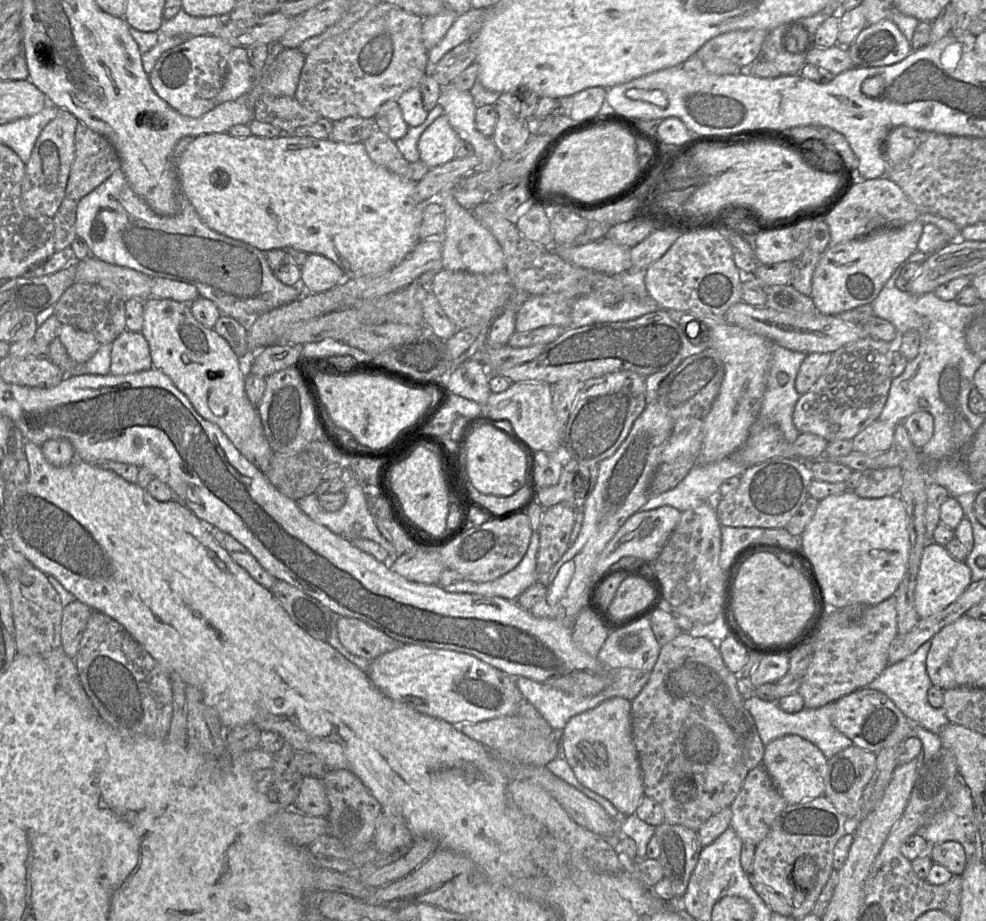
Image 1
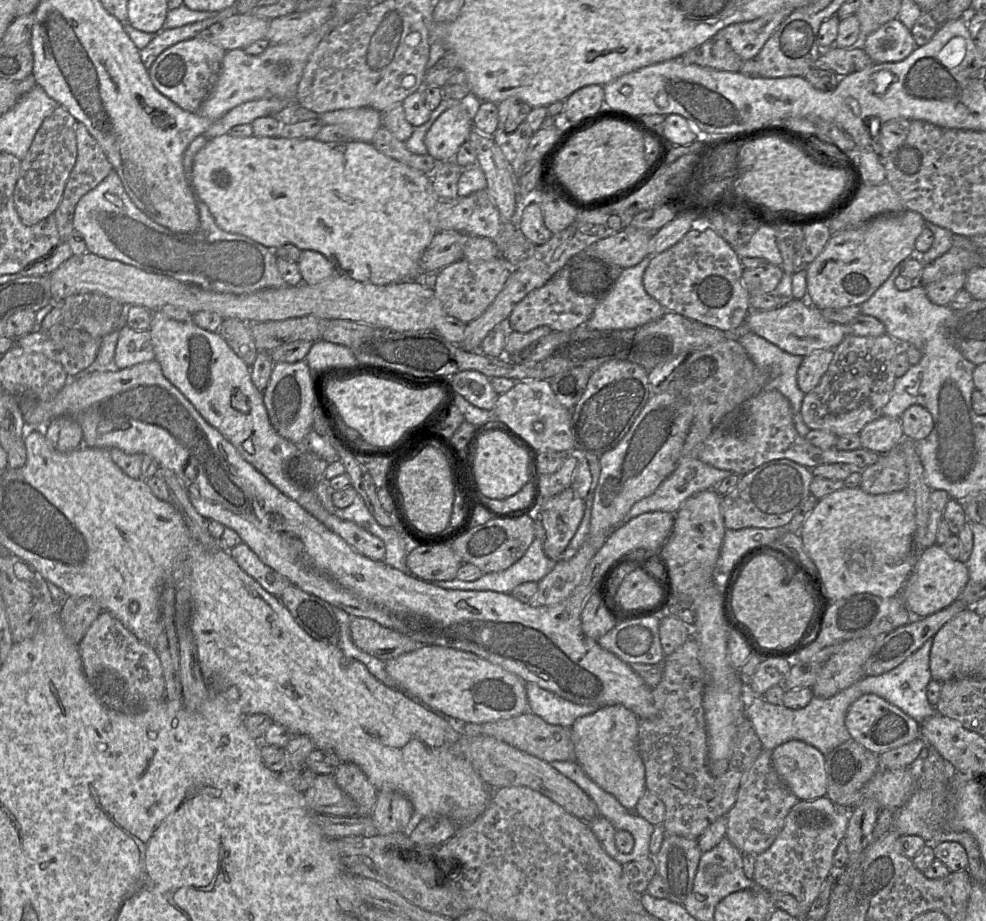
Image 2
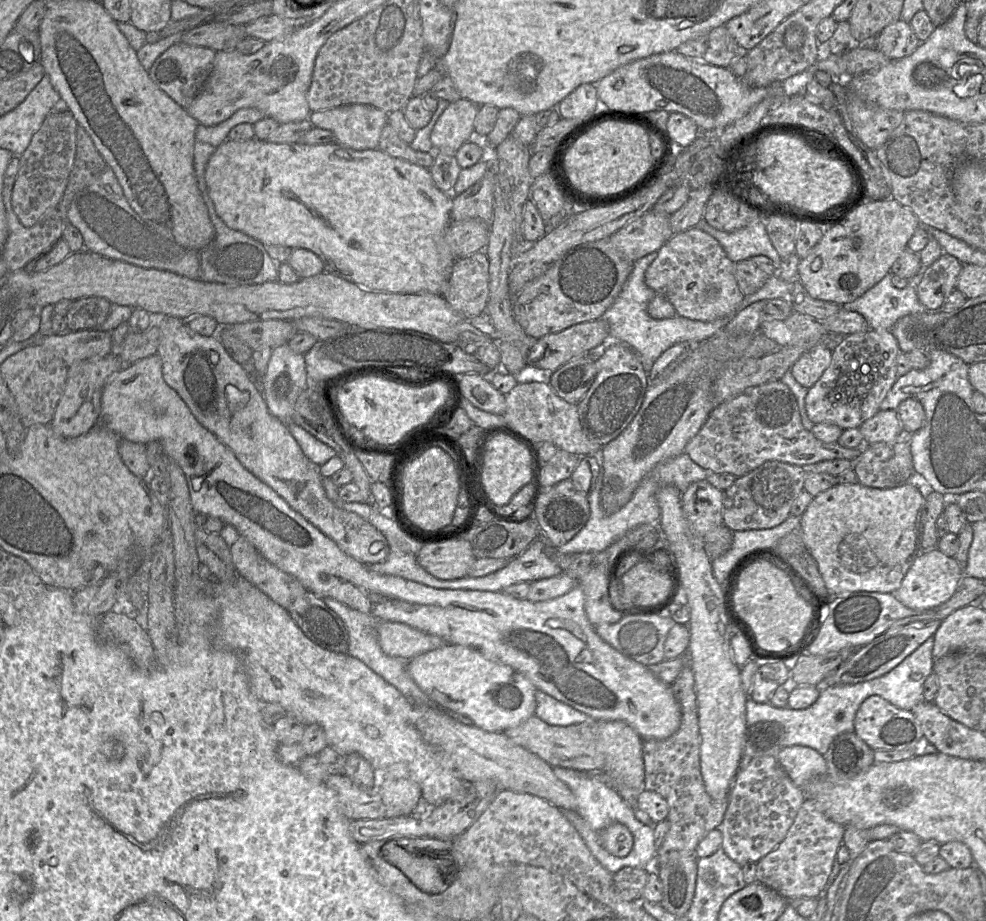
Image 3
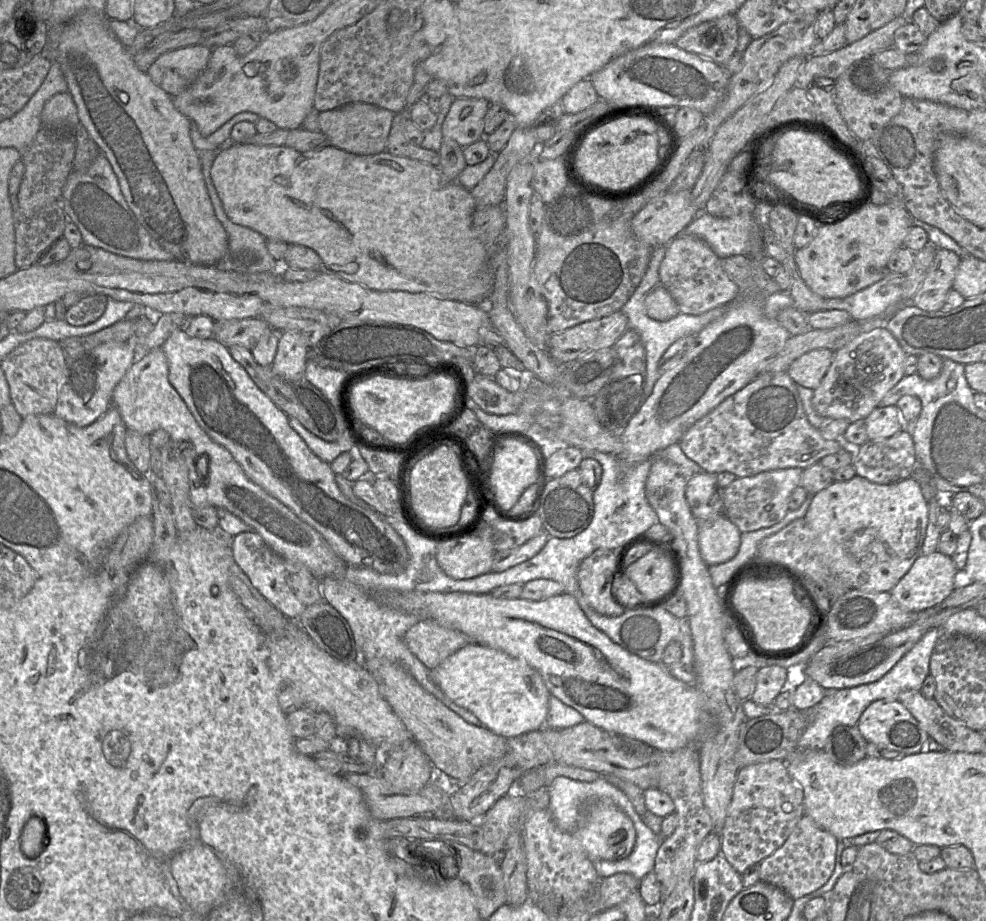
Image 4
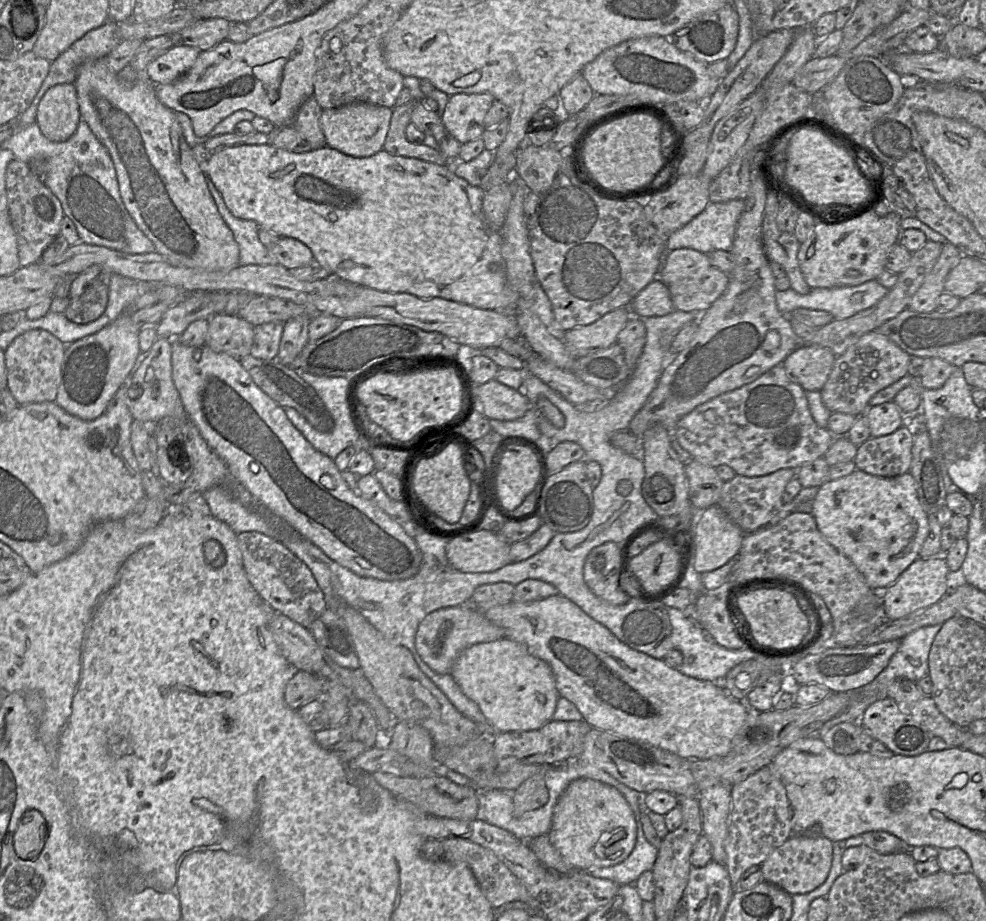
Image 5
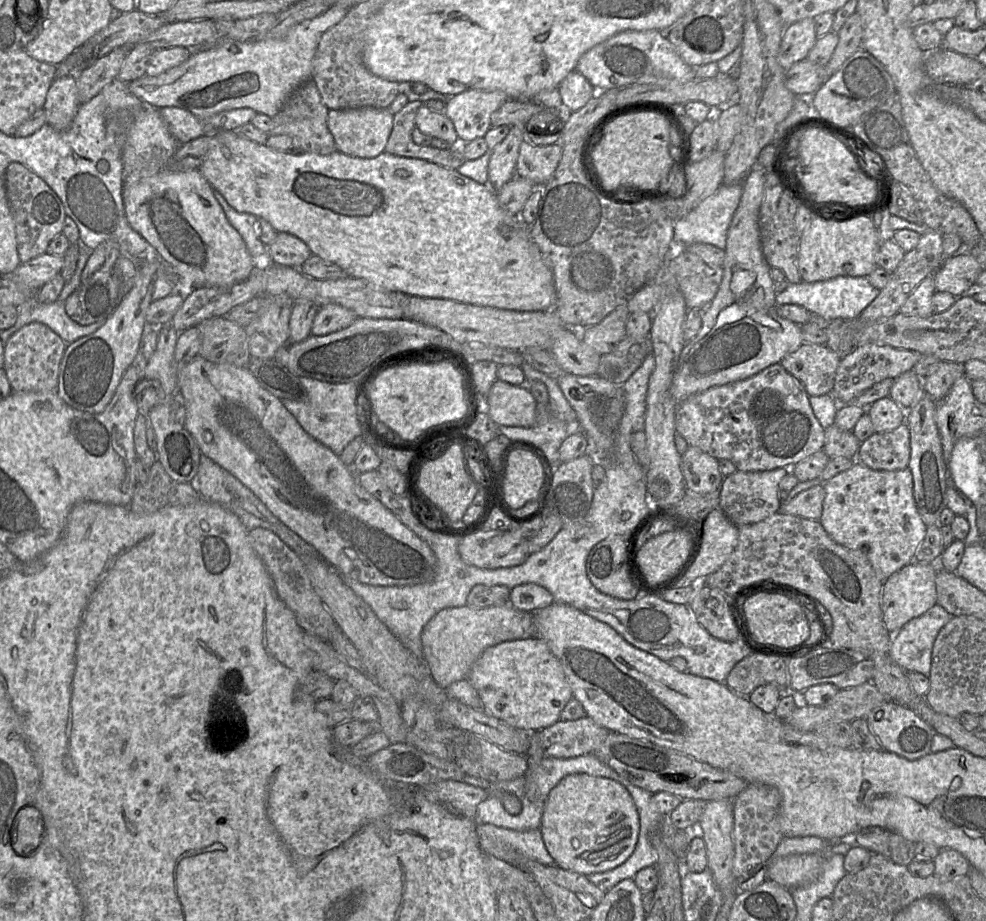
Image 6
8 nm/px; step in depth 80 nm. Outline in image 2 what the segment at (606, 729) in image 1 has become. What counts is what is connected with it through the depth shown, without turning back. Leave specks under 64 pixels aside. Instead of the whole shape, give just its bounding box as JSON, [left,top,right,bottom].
[570,705,646,811]

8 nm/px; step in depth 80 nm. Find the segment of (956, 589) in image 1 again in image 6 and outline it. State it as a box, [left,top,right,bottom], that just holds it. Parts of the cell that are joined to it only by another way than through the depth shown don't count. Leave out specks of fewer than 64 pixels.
[882,562,938,633]

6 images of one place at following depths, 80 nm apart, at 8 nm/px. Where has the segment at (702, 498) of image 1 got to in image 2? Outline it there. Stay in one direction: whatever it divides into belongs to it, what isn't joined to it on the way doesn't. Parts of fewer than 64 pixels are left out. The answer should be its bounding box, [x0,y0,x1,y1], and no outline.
[623,458,732,523]

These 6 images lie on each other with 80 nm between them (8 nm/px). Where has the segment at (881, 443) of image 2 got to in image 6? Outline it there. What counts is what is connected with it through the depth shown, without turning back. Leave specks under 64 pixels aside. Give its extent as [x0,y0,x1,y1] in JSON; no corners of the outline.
[866,396,906,433]

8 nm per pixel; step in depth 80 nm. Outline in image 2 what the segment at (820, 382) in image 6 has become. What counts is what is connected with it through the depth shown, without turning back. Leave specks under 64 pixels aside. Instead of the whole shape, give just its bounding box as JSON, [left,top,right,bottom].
[797,349,834,394]

